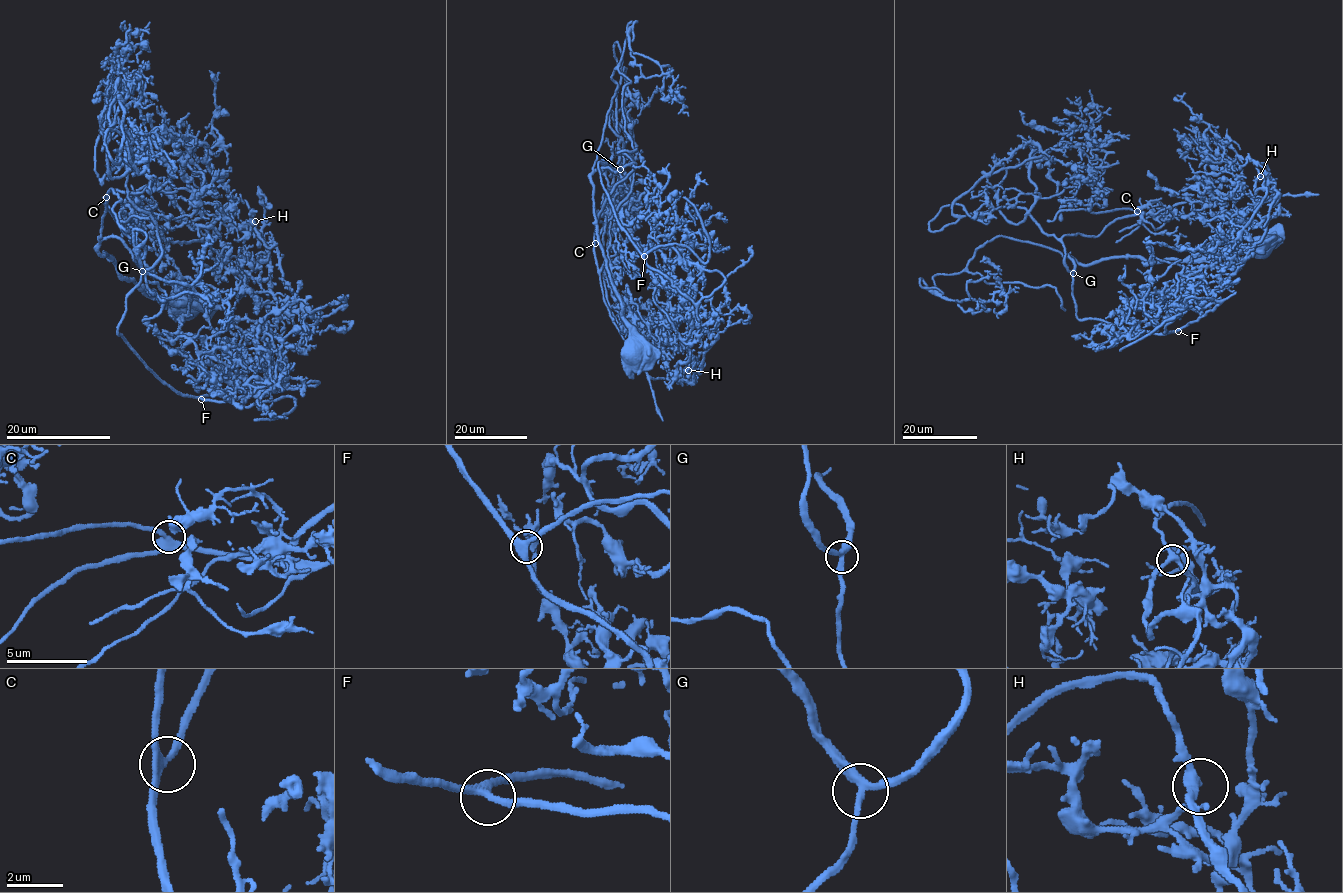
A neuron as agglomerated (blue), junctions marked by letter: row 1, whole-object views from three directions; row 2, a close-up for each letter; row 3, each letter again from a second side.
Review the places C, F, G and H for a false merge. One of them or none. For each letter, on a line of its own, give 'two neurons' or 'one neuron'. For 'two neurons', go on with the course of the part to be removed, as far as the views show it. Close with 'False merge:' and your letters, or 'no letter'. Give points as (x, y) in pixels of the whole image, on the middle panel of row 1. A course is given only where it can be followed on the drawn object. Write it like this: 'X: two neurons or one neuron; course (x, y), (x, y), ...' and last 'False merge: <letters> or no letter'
C: one neuron
F: one neuron
G: one neuron
H: one neuron
False merge: no letter

